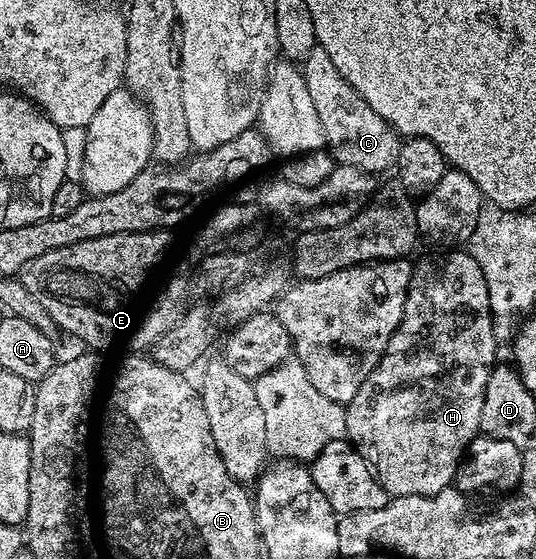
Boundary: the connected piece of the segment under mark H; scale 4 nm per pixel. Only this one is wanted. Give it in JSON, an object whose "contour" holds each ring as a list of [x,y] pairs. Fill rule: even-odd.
{"contour":[[[435,250],[432,256],[423,256],[414,261],[411,270],[411,285],[405,298],[405,310],[393,338],[389,338],[389,346],[377,362],[373,374],[365,378],[361,390],[353,402],[345,405],[345,426],[347,427],[346,439],[354,444],[355,449],[365,458],[365,462],[375,471],[375,477],[385,486],[385,490],[392,498],[396,496],[432,496],[441,490],[452,487],[455,475],[459,473],[459,463],[467,454],[467,447],[474,442],[475,437],[480,435],[481,405],[485,403],[485,386],[489,382],[491,369],[497,363],[495,347],[497,341],[493,334],[493,318],[491,317],[491,306],[489,304],[489,286],[485,282],[485,274],[481,266],[477,266],[477,258],[473,258],[467,250]]]}

